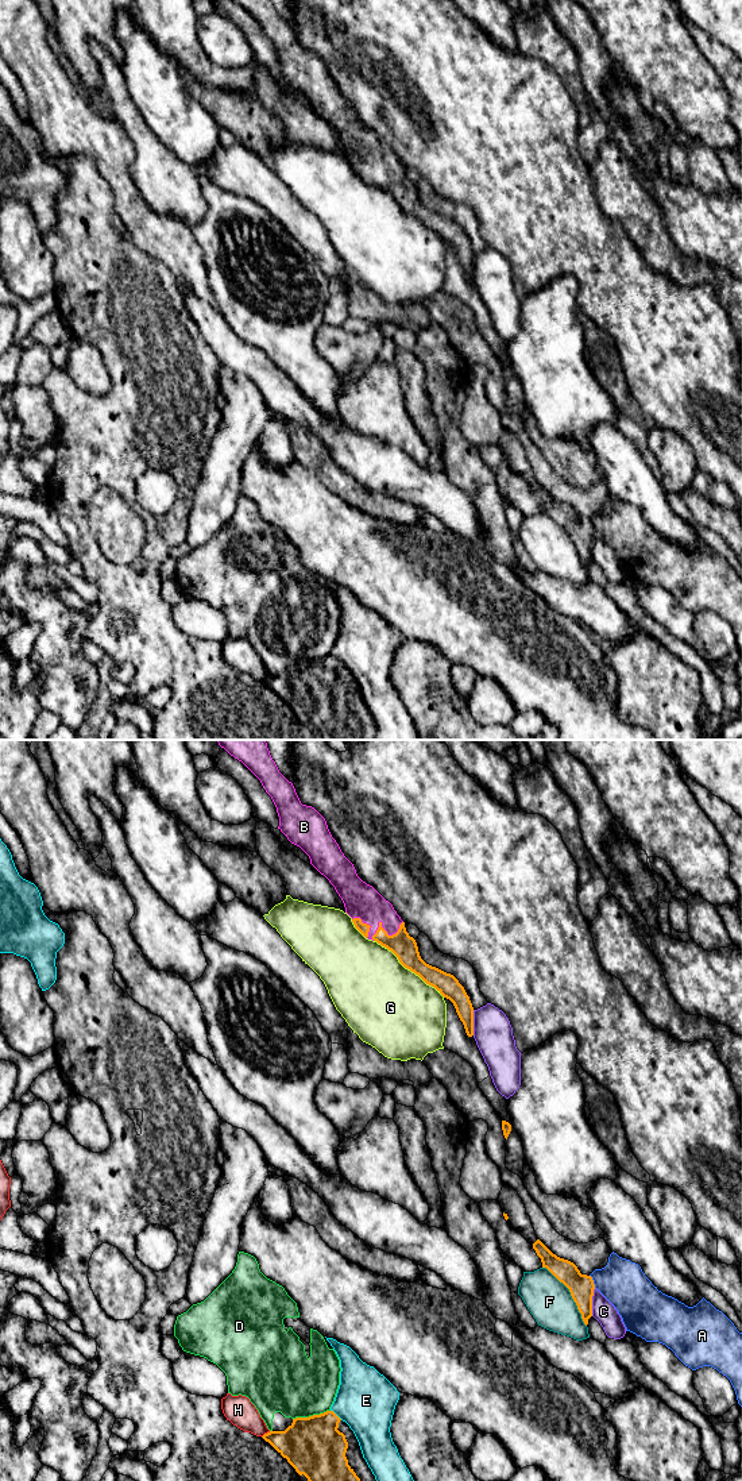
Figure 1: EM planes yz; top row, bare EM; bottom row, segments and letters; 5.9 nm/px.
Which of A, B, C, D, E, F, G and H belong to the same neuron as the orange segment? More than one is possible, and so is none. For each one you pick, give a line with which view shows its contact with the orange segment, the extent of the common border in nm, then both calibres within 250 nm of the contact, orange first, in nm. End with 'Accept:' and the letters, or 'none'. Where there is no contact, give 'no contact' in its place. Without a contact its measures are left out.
B: yz | 220 nm | 150/220 nm
Accept: B

